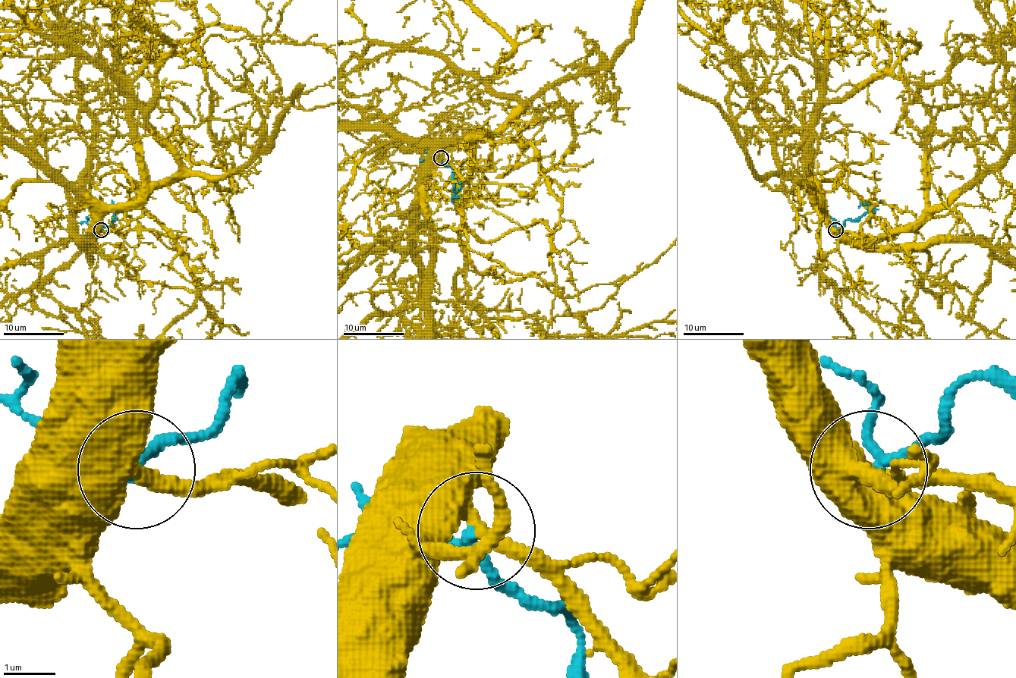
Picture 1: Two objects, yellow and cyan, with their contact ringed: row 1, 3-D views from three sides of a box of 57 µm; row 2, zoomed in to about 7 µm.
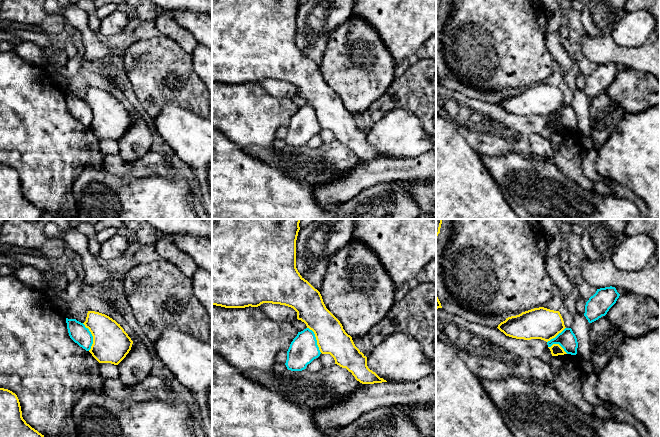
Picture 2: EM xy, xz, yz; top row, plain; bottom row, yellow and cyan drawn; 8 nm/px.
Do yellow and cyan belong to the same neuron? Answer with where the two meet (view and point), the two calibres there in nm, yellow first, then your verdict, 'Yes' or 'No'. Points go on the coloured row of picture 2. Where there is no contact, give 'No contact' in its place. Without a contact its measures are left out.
Touches yellow at xy (93, 337). Thickness 300 nm (yellow) against 150 nm. No

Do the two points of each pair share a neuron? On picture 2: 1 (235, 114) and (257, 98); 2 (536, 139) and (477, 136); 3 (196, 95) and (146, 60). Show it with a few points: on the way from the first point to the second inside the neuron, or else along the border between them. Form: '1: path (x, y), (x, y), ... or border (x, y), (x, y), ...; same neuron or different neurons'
1: path (240, 112), (243, 112), (252, 103); same neuron
2: border (540, 133), (529, 137), (533, 154); different neurons
3: path (189, 81), (168, 60), (160, 60); same neuron

